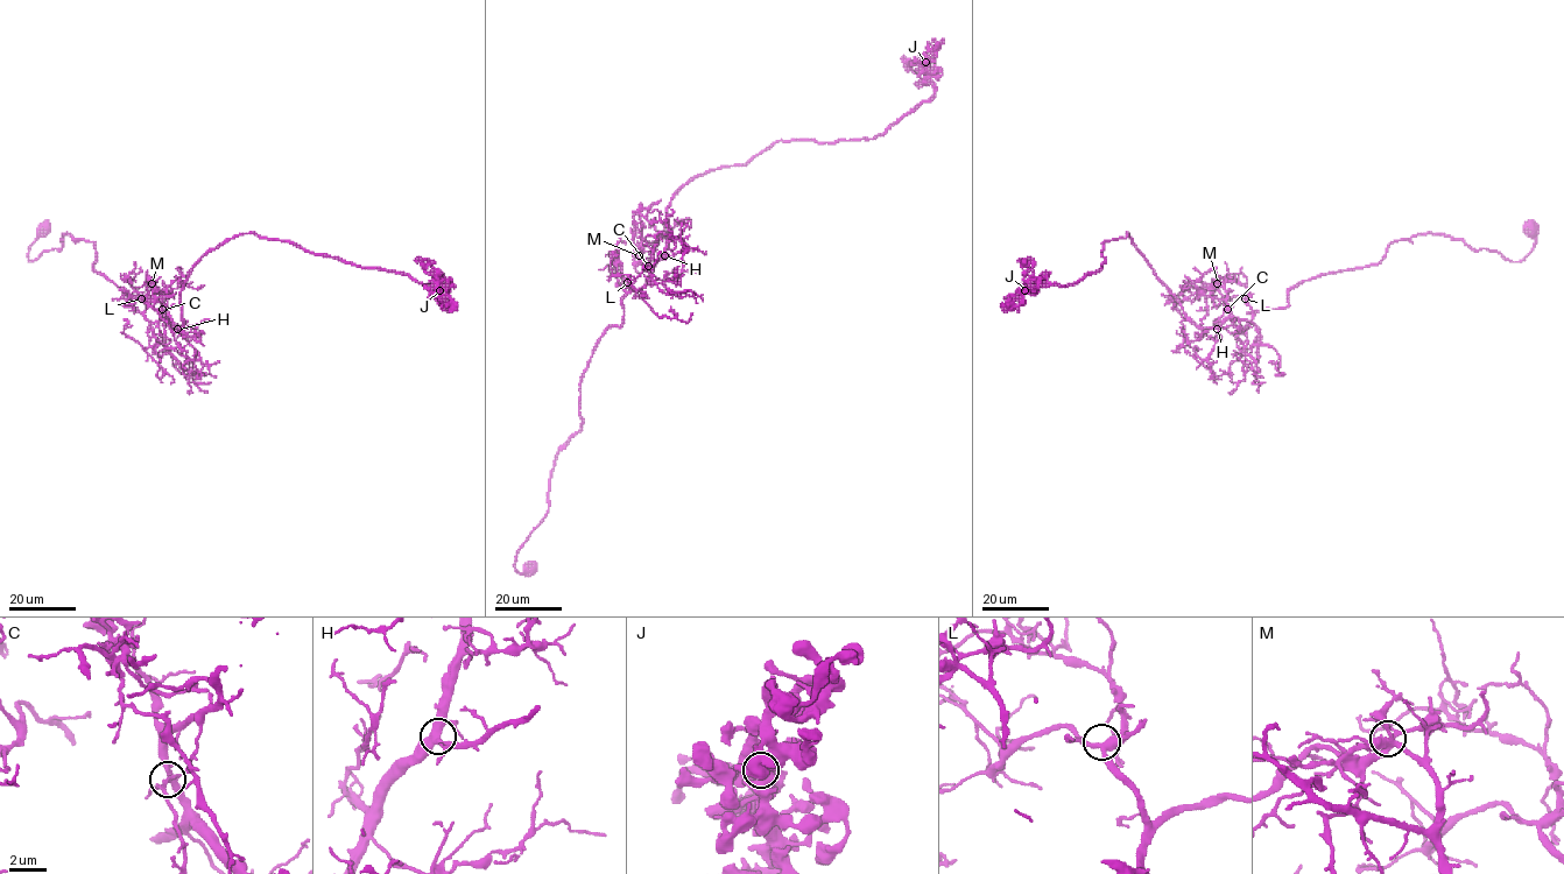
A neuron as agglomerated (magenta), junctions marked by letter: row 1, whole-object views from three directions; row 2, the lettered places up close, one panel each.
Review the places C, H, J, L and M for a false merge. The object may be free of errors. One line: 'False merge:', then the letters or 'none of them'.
False merge: M

